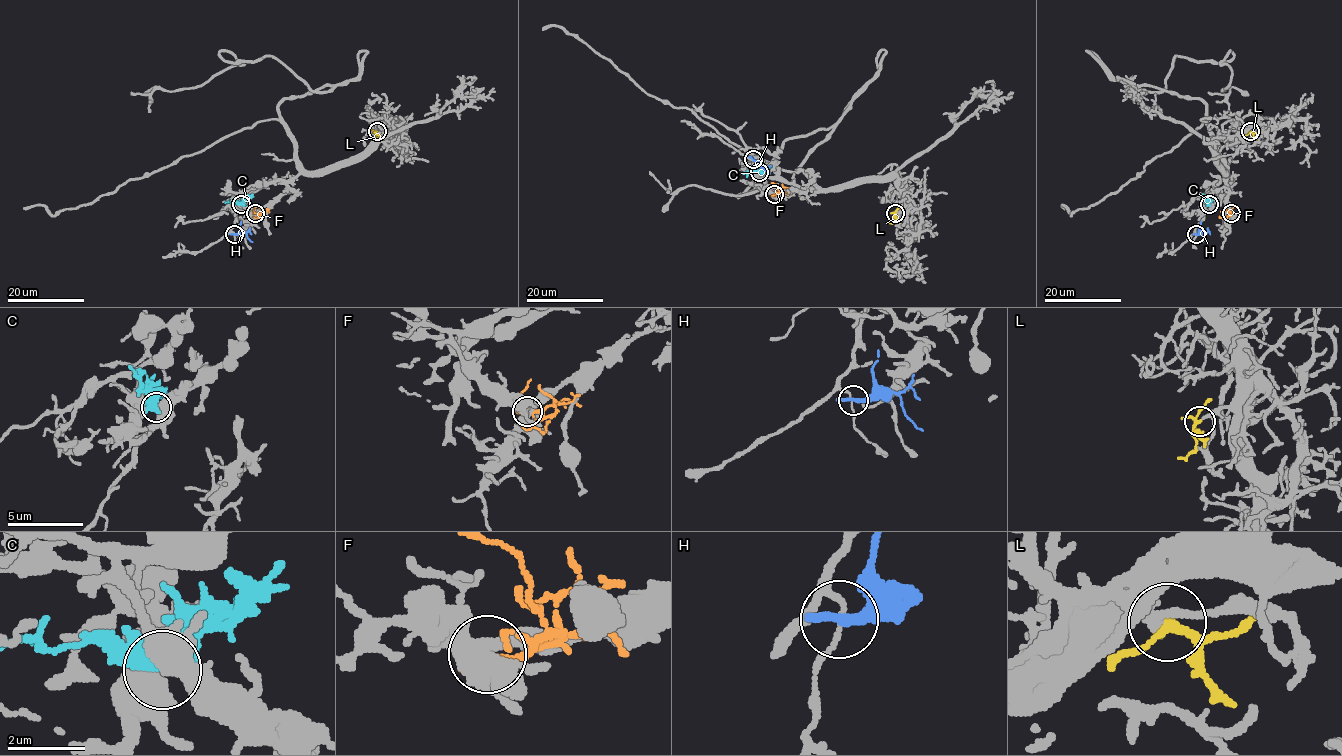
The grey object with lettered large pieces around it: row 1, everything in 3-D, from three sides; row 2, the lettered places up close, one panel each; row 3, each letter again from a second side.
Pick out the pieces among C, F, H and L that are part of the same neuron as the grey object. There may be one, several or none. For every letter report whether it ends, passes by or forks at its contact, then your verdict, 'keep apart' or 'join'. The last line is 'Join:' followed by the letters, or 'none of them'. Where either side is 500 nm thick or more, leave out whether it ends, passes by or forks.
C: keep apart
F: it forks; keep apart
H: it passes by; keep apart
L: it forks; join
Join: L

